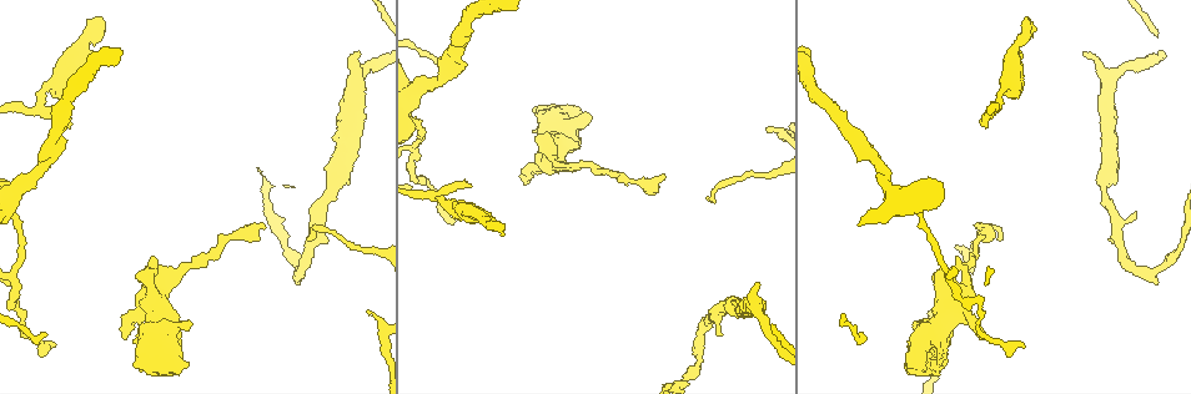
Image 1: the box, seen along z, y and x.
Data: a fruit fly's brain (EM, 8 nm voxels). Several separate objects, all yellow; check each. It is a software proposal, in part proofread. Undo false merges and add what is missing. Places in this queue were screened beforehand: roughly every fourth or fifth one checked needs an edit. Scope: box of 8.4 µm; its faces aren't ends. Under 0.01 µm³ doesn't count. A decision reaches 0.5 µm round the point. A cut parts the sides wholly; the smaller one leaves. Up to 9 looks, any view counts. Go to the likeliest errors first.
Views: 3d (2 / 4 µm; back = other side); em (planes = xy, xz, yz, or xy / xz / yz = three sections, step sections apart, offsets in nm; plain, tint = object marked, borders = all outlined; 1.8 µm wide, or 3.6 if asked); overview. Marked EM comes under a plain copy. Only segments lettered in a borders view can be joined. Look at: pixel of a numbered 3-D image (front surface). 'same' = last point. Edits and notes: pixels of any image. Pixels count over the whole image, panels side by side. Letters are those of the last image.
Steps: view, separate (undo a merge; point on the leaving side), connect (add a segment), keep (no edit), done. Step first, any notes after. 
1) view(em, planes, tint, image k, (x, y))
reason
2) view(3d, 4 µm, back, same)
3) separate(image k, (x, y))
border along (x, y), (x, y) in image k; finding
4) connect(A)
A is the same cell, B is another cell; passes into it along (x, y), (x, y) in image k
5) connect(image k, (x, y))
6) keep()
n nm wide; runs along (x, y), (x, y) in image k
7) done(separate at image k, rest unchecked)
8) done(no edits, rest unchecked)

view(em, planes, borders, image 1, (525, 181))
branch stops here

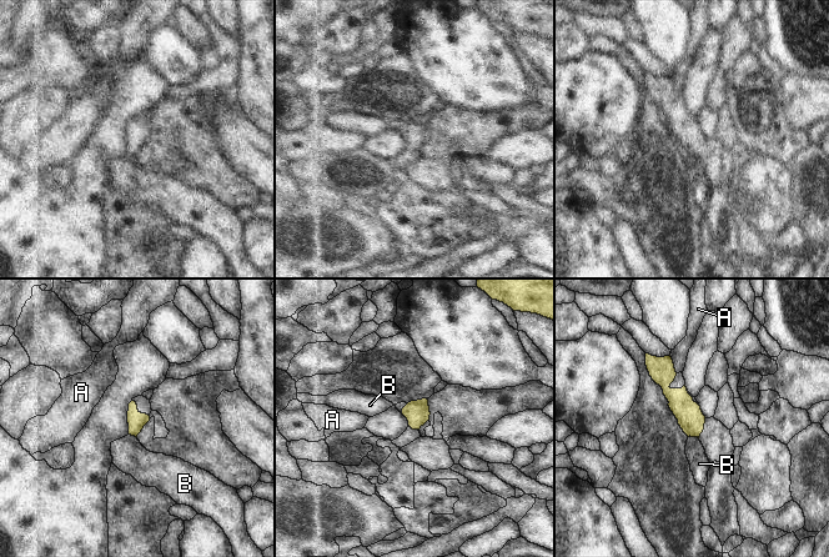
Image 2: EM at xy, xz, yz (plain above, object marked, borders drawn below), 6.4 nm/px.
keep()
A and B are other cells; border along (688, 436), (698, 438) in image 2; no lettered segment goes on from it

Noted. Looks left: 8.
view(3d, 2 µm, image 1, (985, 127))
an open end

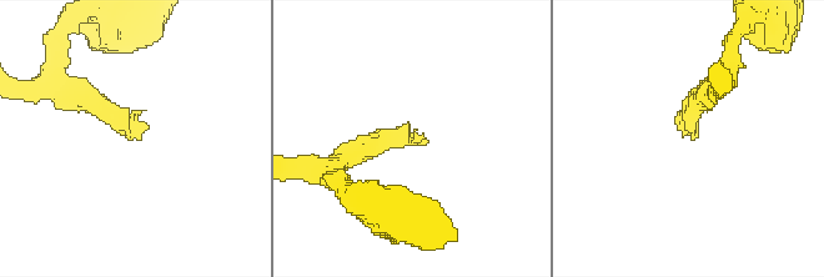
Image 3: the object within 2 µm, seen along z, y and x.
view(em, 3.6 µm, xz, step 16, tint, image 3, (425, 144))
need the tissue

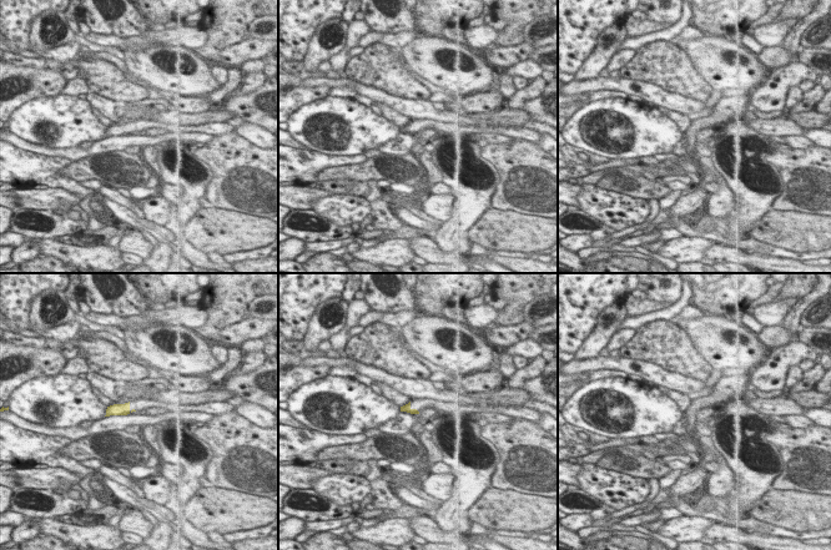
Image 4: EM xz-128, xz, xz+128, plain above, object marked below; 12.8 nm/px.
view(em, 3.6 µm, planes, borders, same)

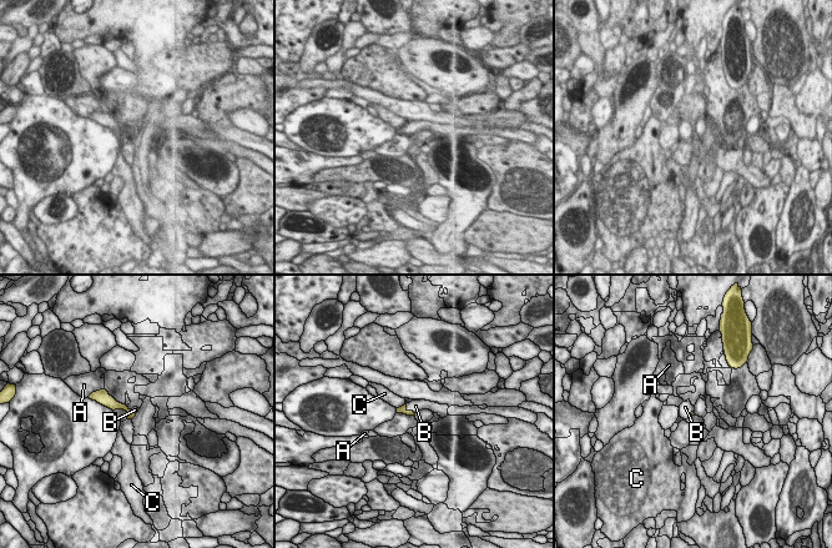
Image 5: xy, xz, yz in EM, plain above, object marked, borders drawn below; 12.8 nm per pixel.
connect(B)
B touches over 190 nm; B is the same cell, A and C are other cells; it goes on there

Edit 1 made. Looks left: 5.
view(overview)
redraw

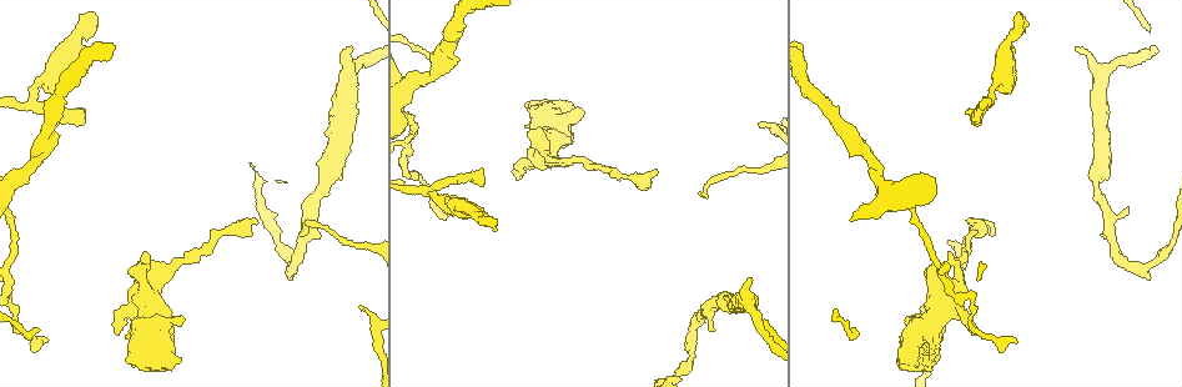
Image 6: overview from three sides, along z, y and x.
view(em, xz, step 4, tint, image 6, (1128, 206))
free end

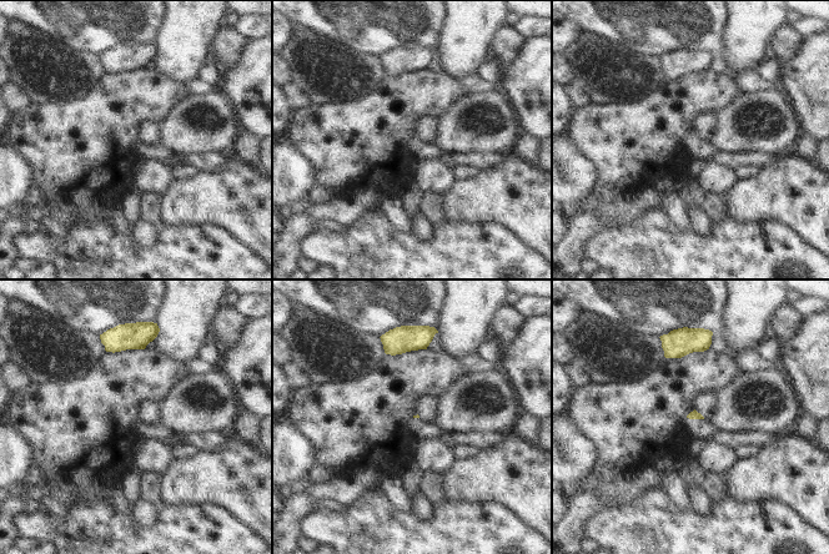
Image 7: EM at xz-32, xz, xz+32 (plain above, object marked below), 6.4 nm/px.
view(em, planes, borders, same)

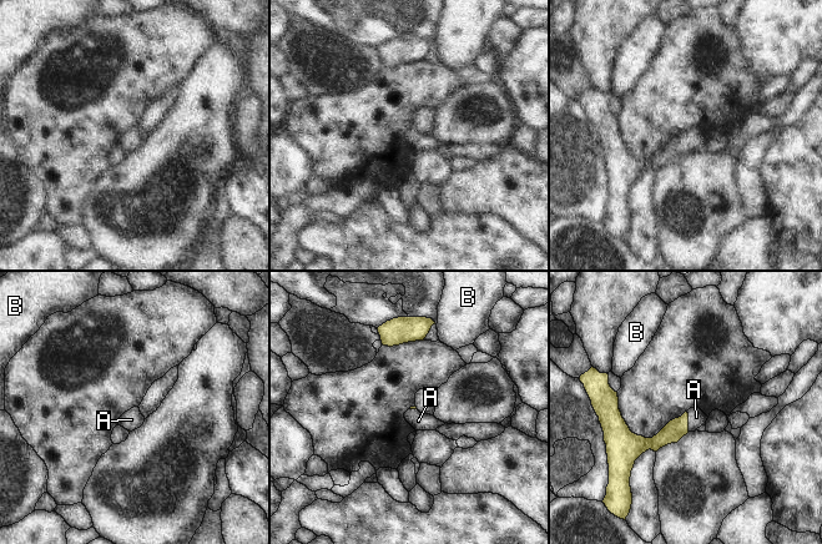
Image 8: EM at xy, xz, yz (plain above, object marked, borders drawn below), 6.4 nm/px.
connect(A)
A touches over 130 nm; A is the same cell, B is another cell; passes into it along (675, 429), (687, 422), (696, 417) in image 8; it goes on there

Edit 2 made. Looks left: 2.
view(em, xy, step 4, borders, image 6, (350, 48))
free end

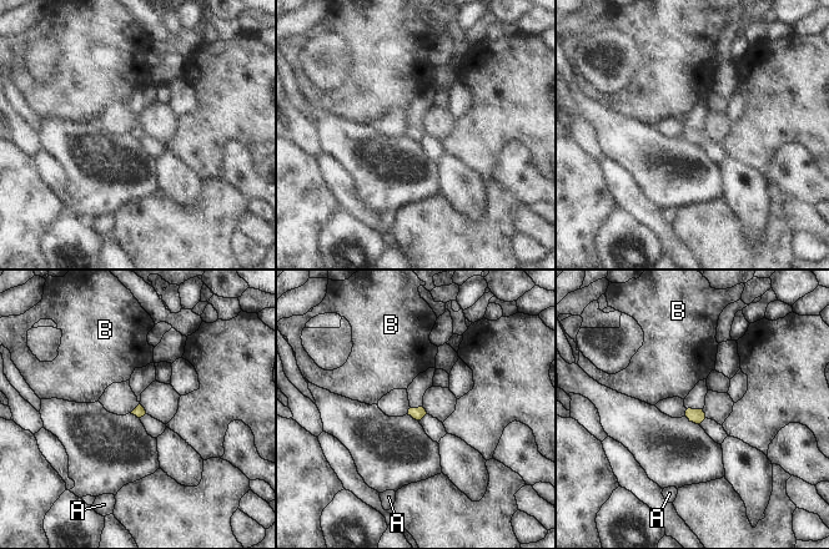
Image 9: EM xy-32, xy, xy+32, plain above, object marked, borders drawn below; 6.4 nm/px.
view(em, planes, borders, same)
another direction

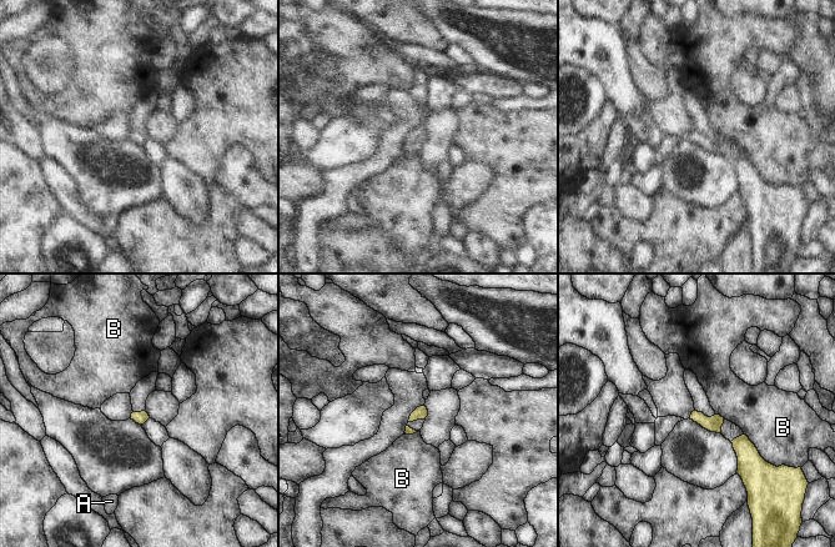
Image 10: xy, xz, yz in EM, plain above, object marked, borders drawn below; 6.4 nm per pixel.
keep()
A and B are other cells; border along (744, 433), (769, 463) in image 10; no lettered segment goes on from it

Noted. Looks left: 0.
done(connect at image 5, connect at image 8, rest unchecked)

